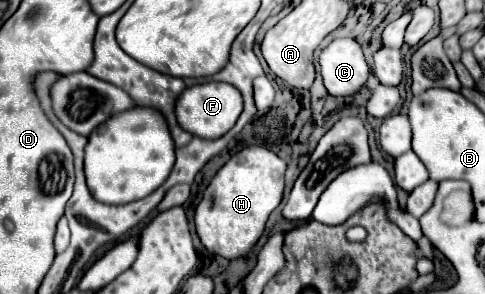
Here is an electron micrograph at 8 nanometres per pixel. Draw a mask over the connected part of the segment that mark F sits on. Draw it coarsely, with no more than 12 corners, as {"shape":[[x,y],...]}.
{"shape":[[206,82],[176,102],[180,126],[218,138],[244,102],[236,86]]}

